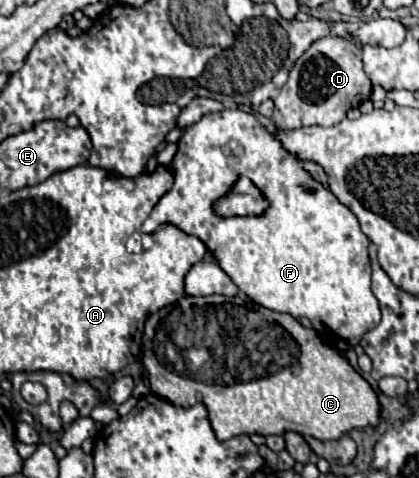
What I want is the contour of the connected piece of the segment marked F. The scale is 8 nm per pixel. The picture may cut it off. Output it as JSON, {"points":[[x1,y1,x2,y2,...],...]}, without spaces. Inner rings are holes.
{"points":[[225,109,205,115,191,125,179,139,179,151,173,157,171,171,175,175,173,187,153,207,149,219,143,223,143,233,151,233,159,223,173,223,189,235,205,241,221,269,235,281,239,291,267,309,289,313,295,319,307,317,313,329,327,337,325,341,341,353,355,349,369,329,381,321,379,303,371,293,371,265,369,265,369,239,359,229,353,213,337,201,337,197,305,173,297,157,285,153,281,143,259,125,259,121,245,111],[239,175,247,175,269,199,269,209,261,217,217,217,213,201,223,197,237,181]]}

